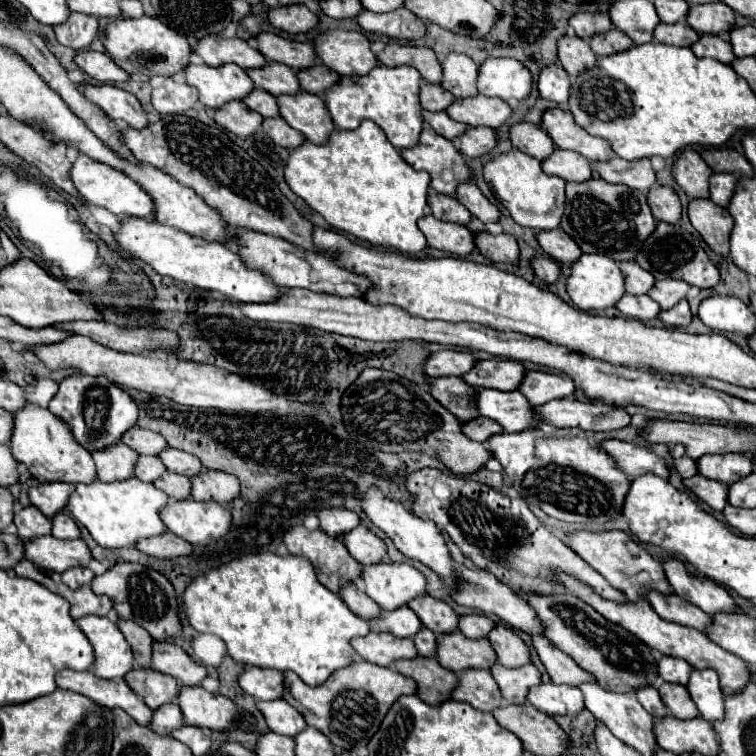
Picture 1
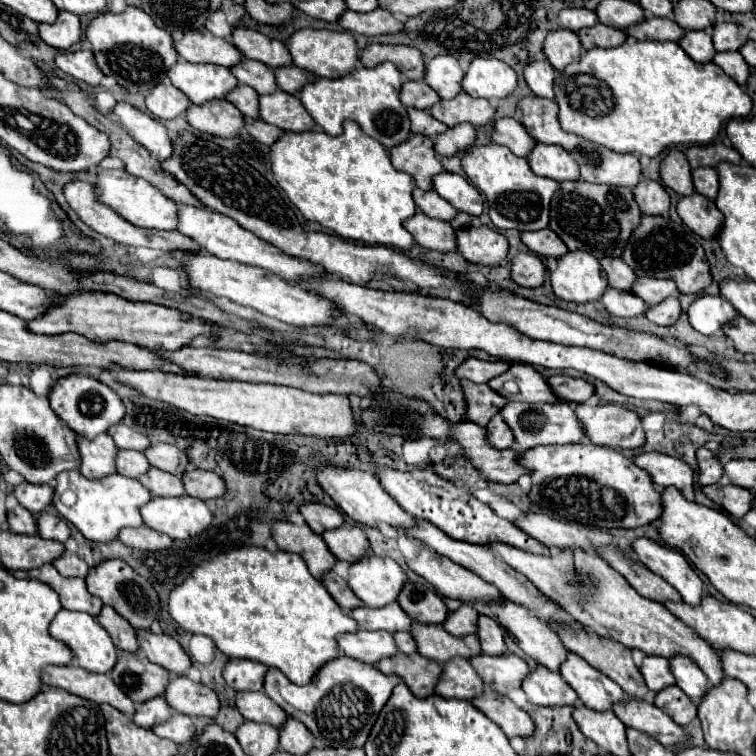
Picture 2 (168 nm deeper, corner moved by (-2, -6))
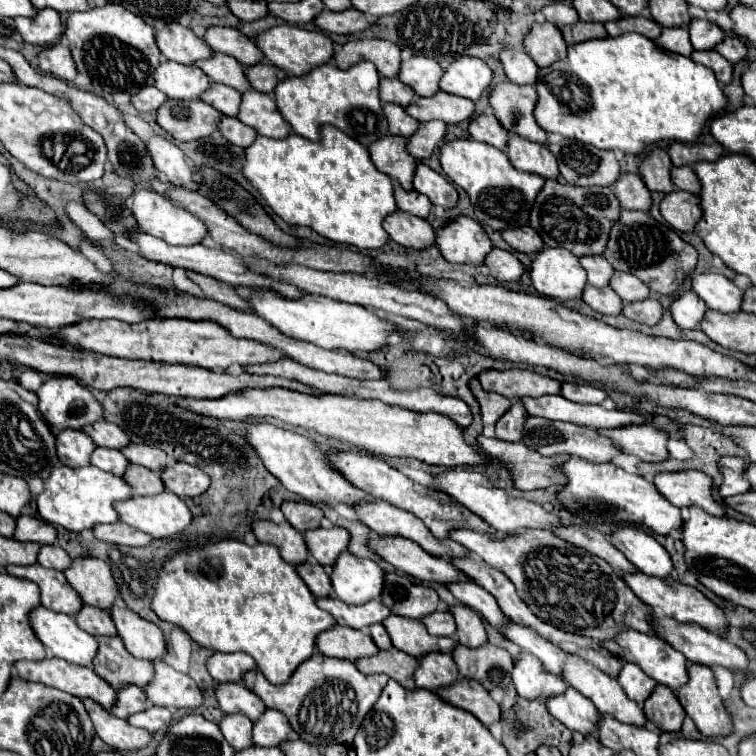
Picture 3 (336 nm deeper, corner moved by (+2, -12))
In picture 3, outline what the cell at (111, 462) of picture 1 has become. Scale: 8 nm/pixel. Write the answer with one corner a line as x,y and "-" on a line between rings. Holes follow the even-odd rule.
64,430
56,434
56,456
64,466
88,466
94,448
96,444
82,430

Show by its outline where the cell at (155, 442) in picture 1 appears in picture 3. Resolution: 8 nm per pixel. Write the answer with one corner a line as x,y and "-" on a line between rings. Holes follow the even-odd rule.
98,420
96,424
88,424
88,428
82,428
96,446
106,446
106,448
124,448
126,444
130,444
130,438
116,426
110,424
106,420

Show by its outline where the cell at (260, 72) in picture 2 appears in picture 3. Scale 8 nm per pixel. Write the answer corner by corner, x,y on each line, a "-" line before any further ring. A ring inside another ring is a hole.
212,54
208,60
200,60
196,62
194,66
198,66
200,70
204,70
204,74
208,74
208,78
212,82
222,82
222,84
228,84
232,88
236,88
238,92
246,92
250,90
250,84
244,76
244,66
234,60
232,56
228,54

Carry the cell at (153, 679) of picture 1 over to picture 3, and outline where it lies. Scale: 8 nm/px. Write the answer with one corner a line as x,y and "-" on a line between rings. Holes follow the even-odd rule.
100,636
96,640
98,652
92,660
92,666
96,674
104,678
114,690
120,690
128,682
144,688
152,680
152,662
130,656
130,652
124,648
118,636

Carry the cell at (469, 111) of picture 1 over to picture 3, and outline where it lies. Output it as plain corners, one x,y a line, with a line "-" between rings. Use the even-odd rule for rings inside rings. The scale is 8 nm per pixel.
440,90
440,92
436,92
436,96
416,98
404,110
418,122
442,120
446,124
458,124
458,122
470,120
474,116
474,102
468,98
452,96
452,94

